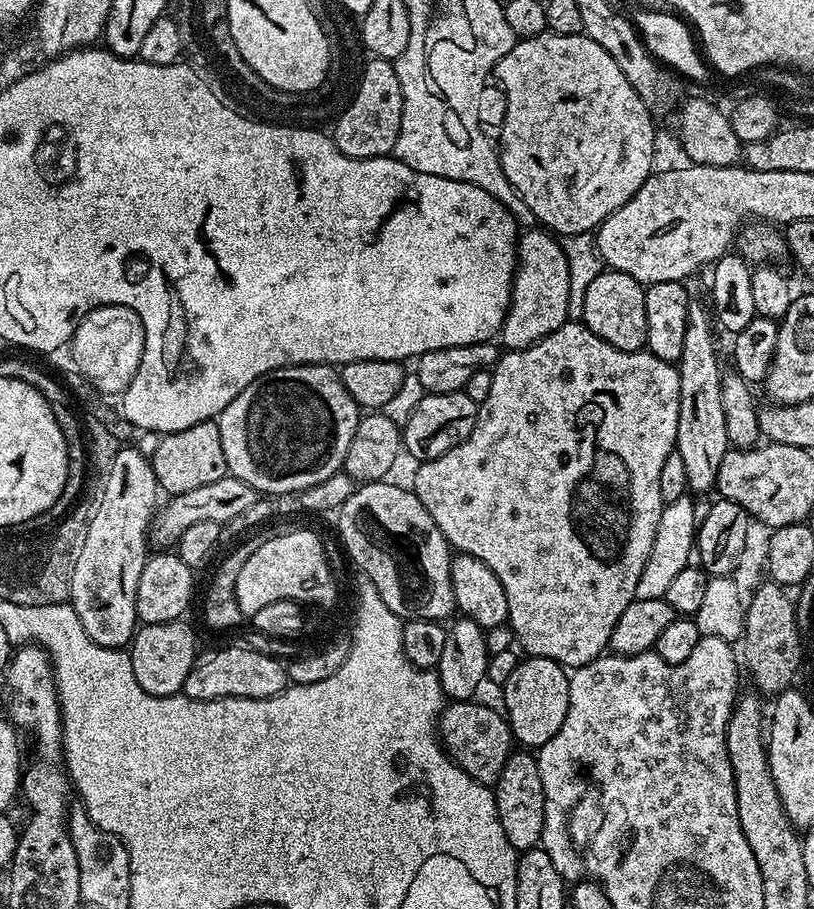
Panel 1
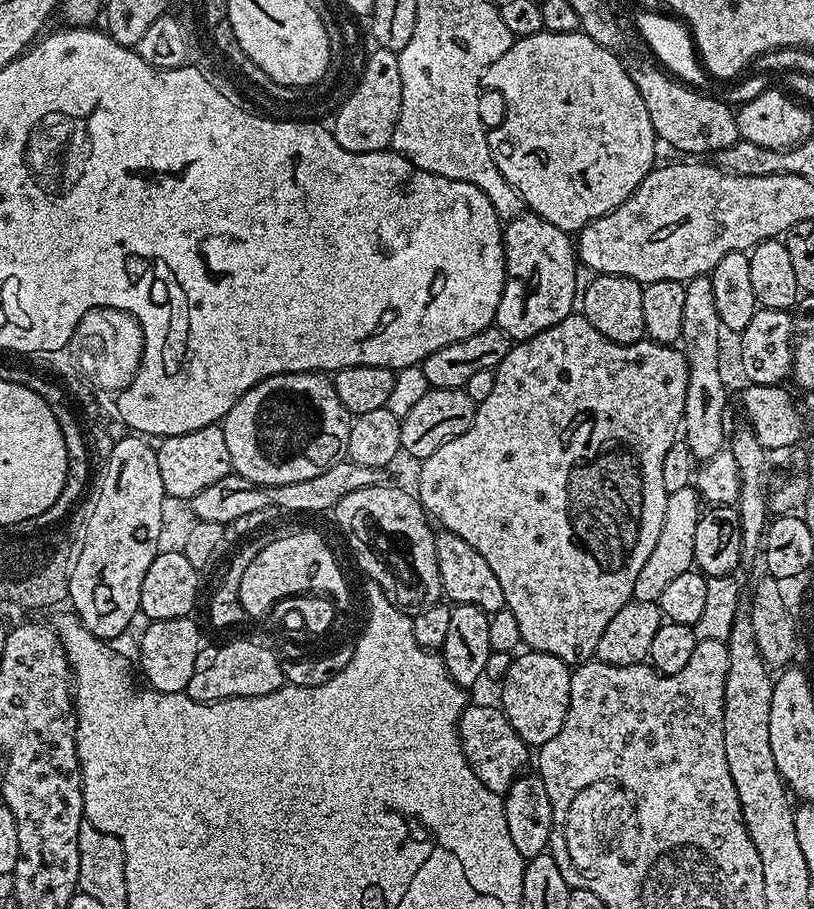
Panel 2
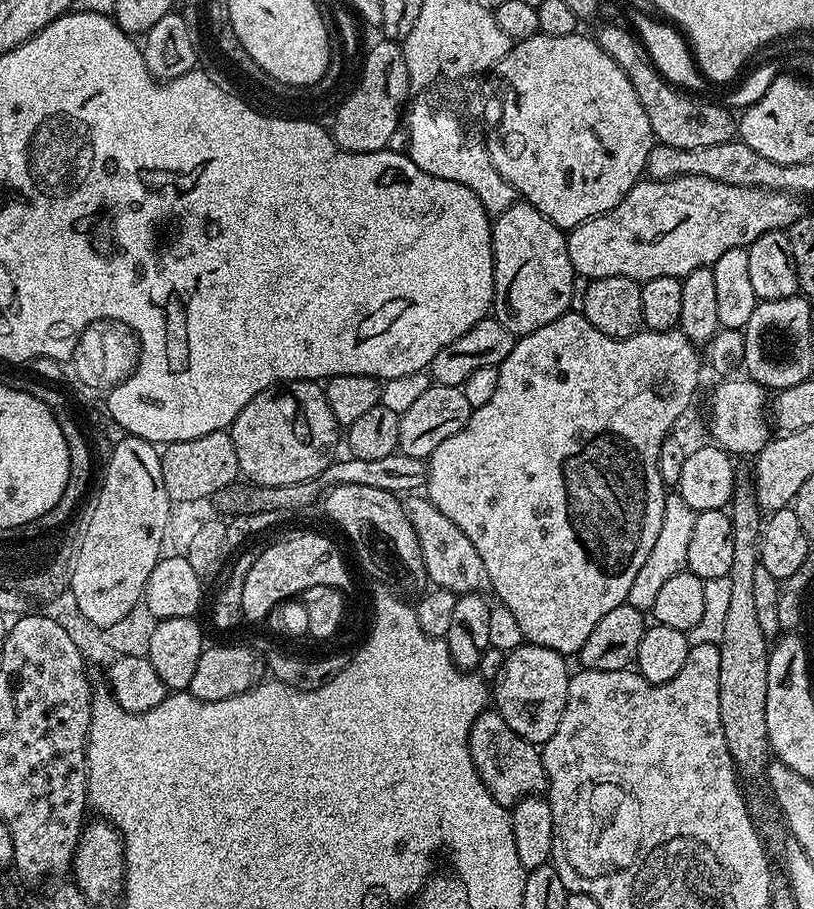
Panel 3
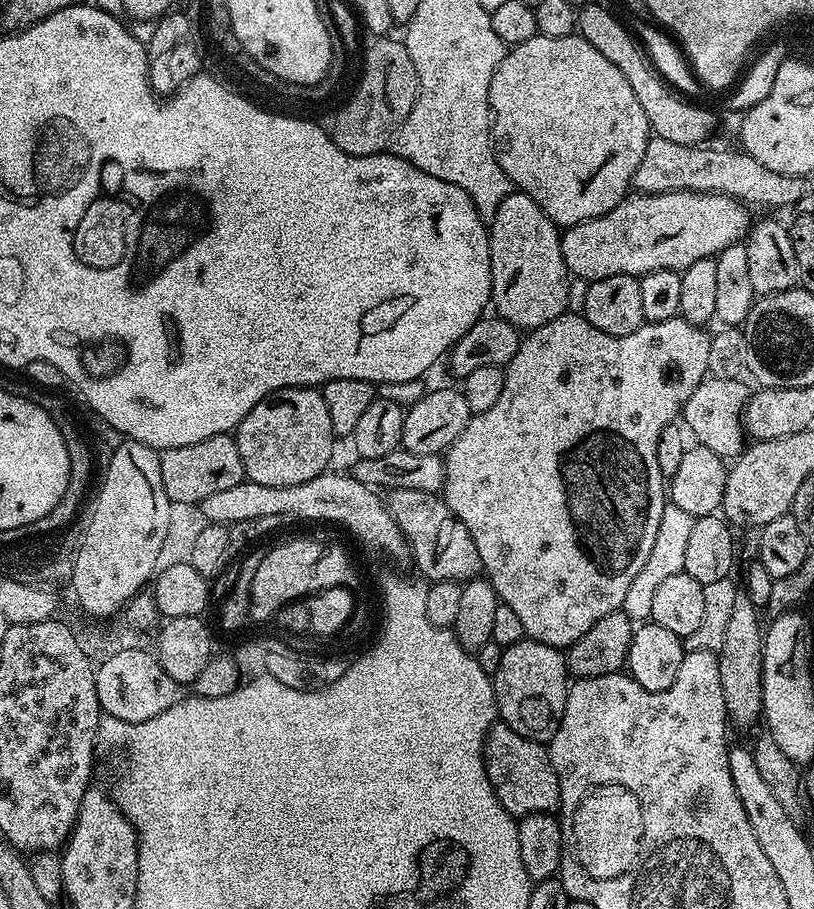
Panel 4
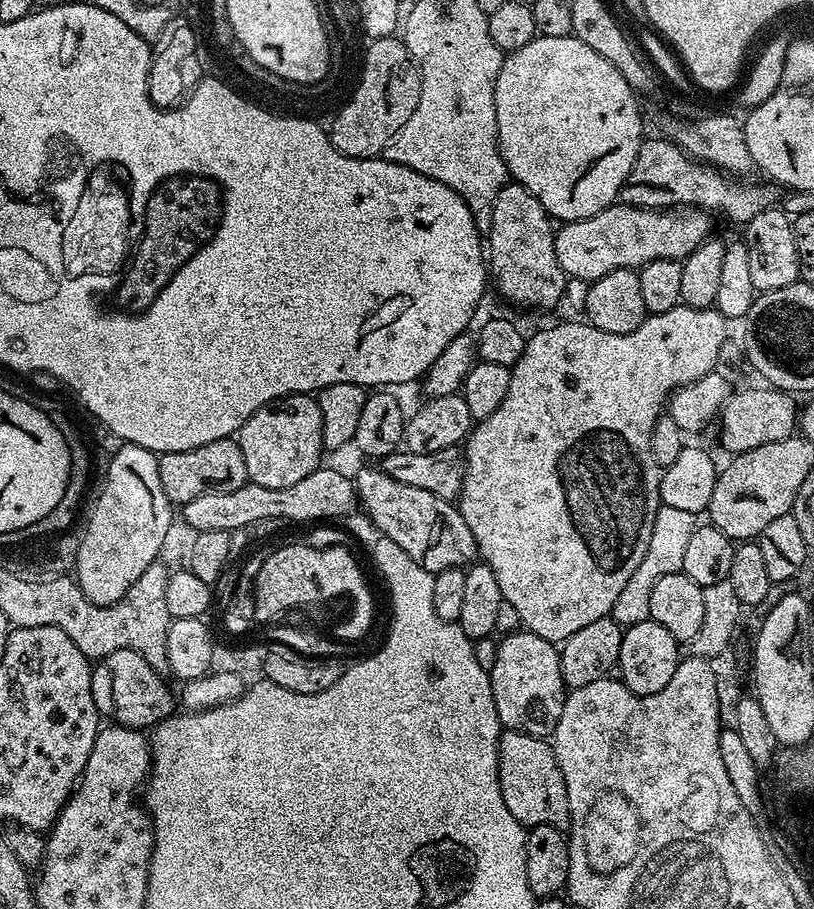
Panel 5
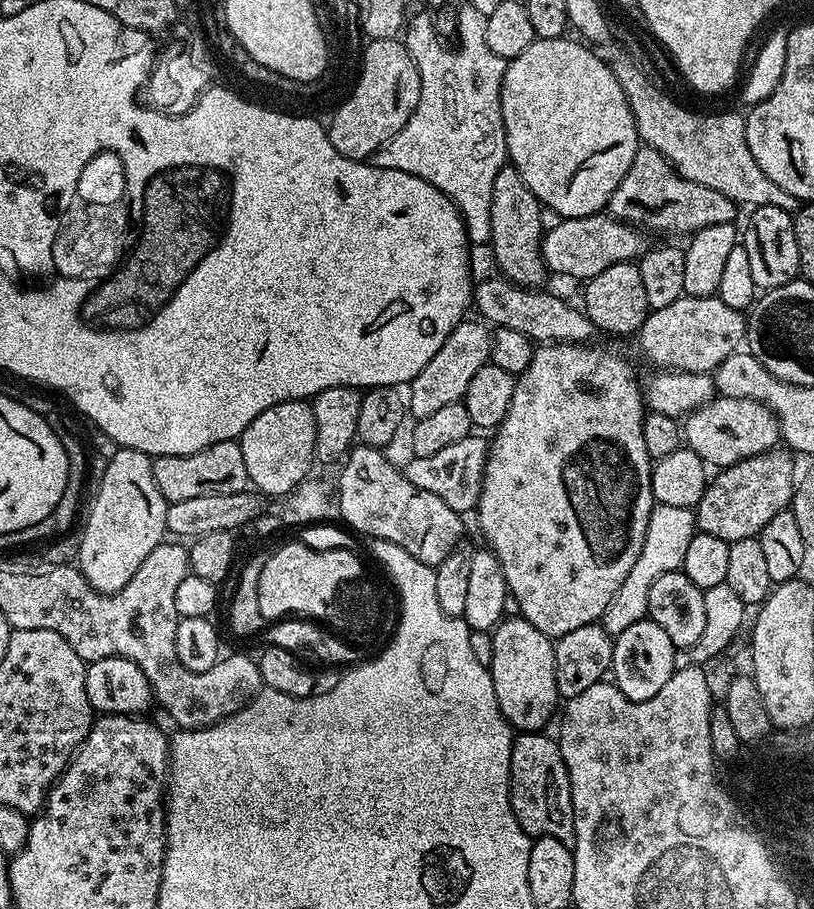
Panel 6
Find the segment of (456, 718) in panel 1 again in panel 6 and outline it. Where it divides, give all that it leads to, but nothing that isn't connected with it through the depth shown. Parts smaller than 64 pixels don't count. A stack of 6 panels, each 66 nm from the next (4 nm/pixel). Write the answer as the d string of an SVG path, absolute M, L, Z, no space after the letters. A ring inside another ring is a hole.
M526 732L513 739L510 786L514 818L518 818L526 835L533 838L549 836L565 842L574 840L574 797L570 774L564 765L560 745L555 739L547 740L540 732Z

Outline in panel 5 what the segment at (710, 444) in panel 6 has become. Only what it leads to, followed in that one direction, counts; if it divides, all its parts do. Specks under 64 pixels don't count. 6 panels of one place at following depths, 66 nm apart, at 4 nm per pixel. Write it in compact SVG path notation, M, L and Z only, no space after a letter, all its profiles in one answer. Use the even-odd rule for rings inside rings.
M771 386L748 388L745 392L733 391L720 409L720 444L728 454L745 452L754 446L766 446L766 442L782 442L798 428L797 397L791 392L782 392Z

